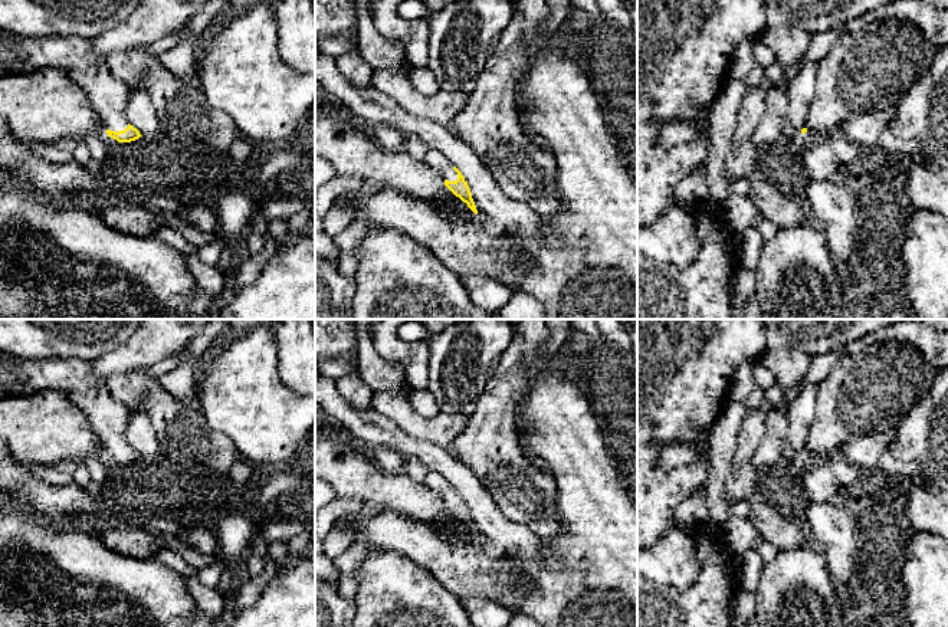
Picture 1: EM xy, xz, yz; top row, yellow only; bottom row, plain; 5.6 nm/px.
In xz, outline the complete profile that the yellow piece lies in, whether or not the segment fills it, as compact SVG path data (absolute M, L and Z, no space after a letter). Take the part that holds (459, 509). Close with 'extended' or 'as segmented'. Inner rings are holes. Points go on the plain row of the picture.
M429 470L426 475L423 483L433 489L443 500L445 508L463 525L468 526L468 529L478 536L475 523L472 521L470 511L468 505L465 503L465 499L462 495L452 488L452 485L439 473Z; extended

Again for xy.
M0 352L0 400L30 395L40 390L65 391L79 404L101 437L108 459L131 464L142 459L128 446L125 429L129 408L112 398L106 383L92 372L92 362L79 358L26 360Z; extended

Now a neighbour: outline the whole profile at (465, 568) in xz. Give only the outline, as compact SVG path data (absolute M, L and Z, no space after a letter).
M383 511L368 519L358 512L345 516L350 523L348 541L363 539L367 549L384 549L407 557L429 571L447 591L460 600L489 598L505 607L518 604L531 590L525 577L502 557L492 557L475 538L455 542L437 528L411 521L394 511Z

